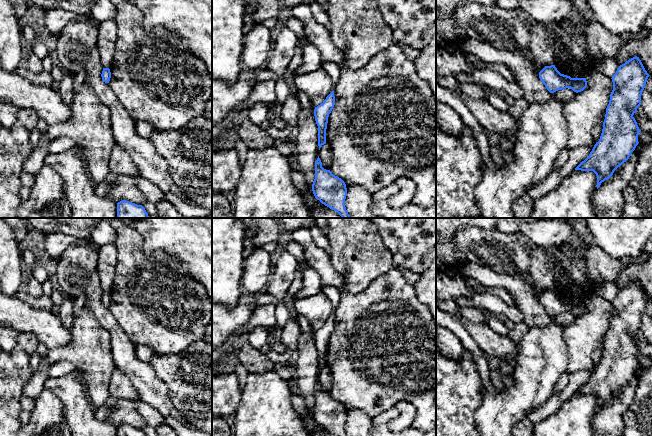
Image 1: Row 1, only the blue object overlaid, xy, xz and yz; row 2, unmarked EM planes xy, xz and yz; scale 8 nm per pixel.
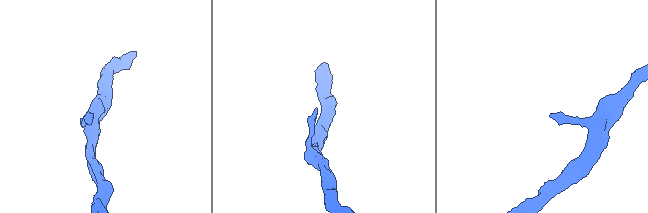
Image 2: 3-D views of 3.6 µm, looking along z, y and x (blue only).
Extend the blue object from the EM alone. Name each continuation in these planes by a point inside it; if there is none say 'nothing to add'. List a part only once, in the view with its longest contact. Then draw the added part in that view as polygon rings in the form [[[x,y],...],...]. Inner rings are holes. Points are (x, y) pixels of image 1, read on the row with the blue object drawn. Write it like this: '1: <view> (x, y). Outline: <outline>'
nothing to add

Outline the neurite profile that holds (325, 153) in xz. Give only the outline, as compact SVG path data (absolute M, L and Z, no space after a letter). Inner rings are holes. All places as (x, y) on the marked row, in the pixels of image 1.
M327 143L322 145L322 147L320 148L319 158L323 165L325 165L329 169L331 168L333 162L333 155L331 147Z

